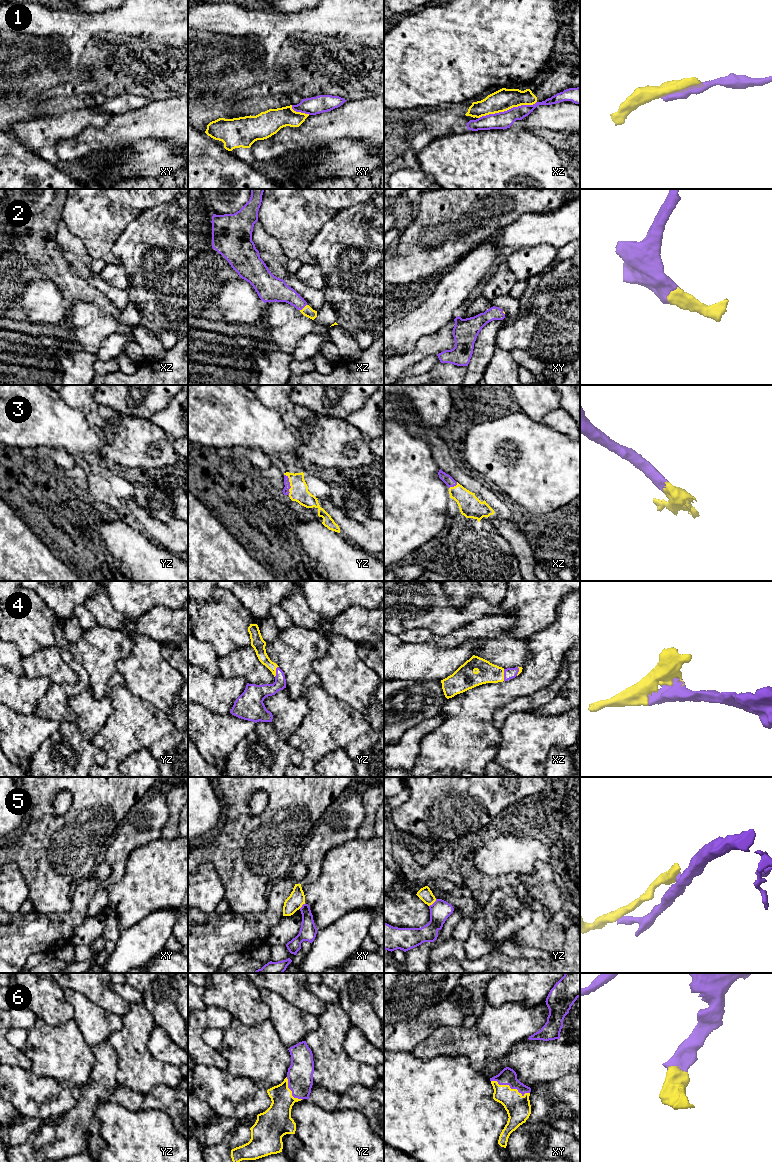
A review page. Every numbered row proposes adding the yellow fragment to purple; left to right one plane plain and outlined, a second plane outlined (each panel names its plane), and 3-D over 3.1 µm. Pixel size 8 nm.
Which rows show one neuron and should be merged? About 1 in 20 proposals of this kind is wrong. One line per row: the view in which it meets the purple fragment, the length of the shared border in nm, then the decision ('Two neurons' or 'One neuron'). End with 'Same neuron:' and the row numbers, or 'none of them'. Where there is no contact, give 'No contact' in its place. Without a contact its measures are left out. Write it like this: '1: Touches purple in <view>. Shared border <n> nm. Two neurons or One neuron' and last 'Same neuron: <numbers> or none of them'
1: Touches purple in xz. Shared border 500 nm. Two neurons
2: Touches purple in xz. Shared border 80 nm. One neuron
3: Touches purple in yz. Shared border 180 nm. One neuron
4: Touches purple in xz. Shared border 100 nm. One neuron
5: Touches purple in yz. Shared border 90 nm. Two neurons
6: Touches purple in xy. Shared border 320 nm. One neuron
Same neuron: 2, 3, 4, 6

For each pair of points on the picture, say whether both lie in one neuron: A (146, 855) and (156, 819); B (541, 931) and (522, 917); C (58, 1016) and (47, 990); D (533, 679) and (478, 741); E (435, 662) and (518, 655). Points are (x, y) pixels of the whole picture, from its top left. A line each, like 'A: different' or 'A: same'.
A: different
B: different
C: same
D: same
E: different

